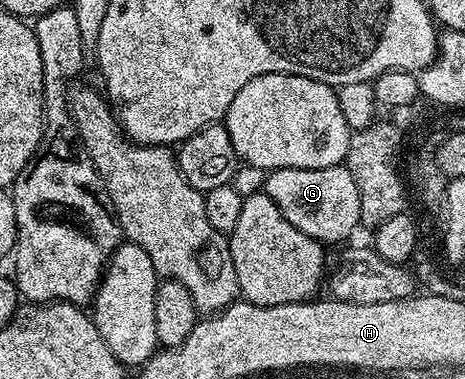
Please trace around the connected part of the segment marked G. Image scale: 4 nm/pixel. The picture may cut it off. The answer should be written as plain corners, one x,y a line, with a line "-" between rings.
335,164
325,168
273,168
264,177
264,193
282,210
286,222
290,226
298,226
302,234
310,234
319,244
339,245
355,228
361,227
360,203
358,202
358,186
354,186
354,174
344,164

